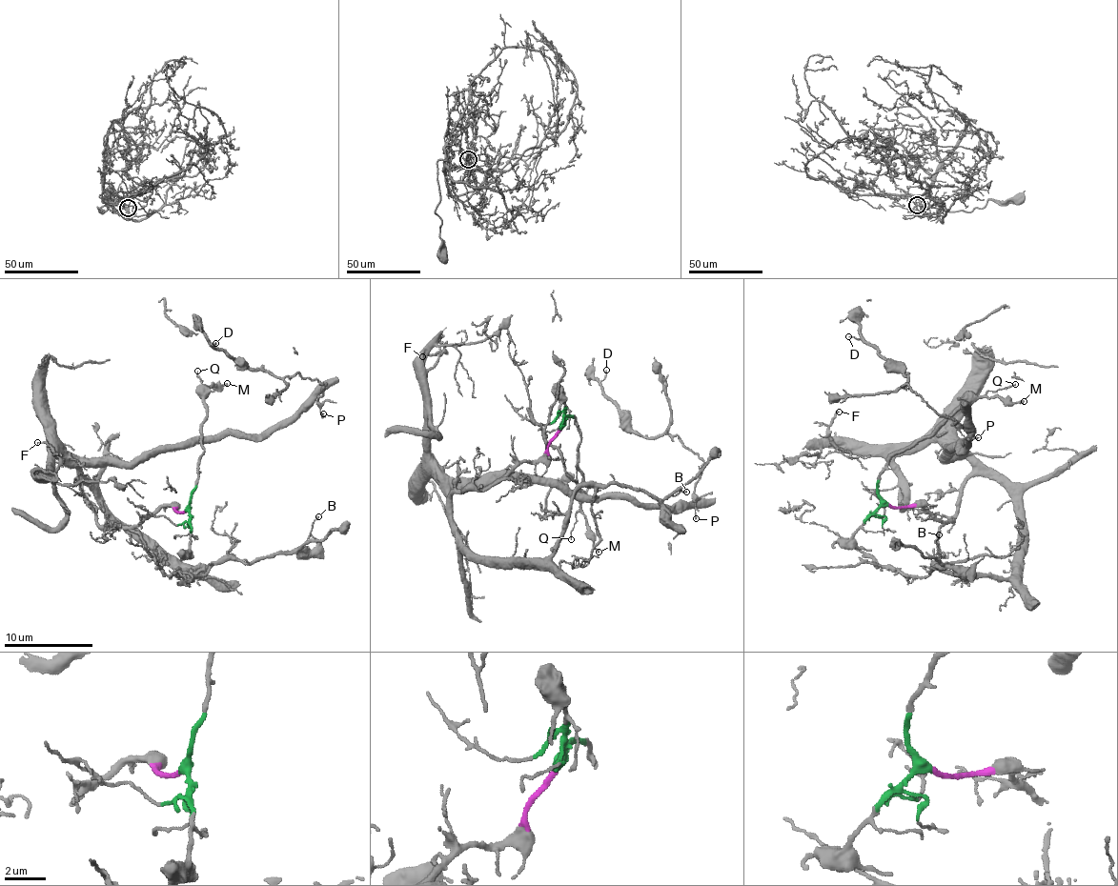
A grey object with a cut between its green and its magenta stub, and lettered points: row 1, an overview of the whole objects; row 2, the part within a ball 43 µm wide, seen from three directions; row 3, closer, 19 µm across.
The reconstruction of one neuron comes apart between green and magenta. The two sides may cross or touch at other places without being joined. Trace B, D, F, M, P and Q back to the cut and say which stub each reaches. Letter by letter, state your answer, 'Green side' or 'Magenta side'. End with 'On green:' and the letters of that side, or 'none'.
B: Magenta side
D: Magenta side
F: Magenta side
M: Green side
P: Magenta side
Q: Green side
On green: M, Q

